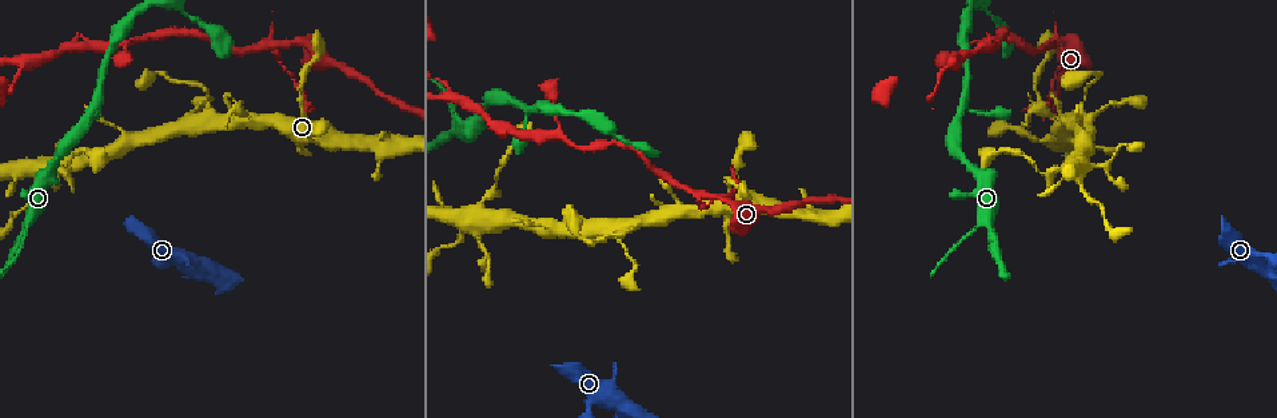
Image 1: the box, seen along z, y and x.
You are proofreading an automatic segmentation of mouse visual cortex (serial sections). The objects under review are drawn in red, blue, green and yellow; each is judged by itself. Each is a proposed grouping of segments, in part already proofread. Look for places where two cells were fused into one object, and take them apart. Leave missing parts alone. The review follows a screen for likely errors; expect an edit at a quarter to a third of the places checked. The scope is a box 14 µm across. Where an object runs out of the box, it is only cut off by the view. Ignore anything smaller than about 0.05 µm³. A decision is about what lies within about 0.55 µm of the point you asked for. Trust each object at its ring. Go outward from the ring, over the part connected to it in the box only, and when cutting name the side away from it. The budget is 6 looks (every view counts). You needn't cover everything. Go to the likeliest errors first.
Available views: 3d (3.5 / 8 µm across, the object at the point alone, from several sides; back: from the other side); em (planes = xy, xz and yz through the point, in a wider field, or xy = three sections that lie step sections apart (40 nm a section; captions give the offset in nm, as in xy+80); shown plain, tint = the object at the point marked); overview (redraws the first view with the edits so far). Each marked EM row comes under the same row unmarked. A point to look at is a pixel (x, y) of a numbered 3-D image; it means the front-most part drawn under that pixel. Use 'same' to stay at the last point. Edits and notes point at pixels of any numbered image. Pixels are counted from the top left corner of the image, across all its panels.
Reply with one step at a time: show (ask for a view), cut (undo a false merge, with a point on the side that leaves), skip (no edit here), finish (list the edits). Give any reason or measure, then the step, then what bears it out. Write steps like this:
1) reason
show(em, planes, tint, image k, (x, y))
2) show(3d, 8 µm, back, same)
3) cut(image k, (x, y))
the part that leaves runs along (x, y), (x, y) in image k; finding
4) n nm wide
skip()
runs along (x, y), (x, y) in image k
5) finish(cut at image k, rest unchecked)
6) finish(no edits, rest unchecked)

thick turns thin
show(3d, 3.5 µm, image 1, (278, 45))

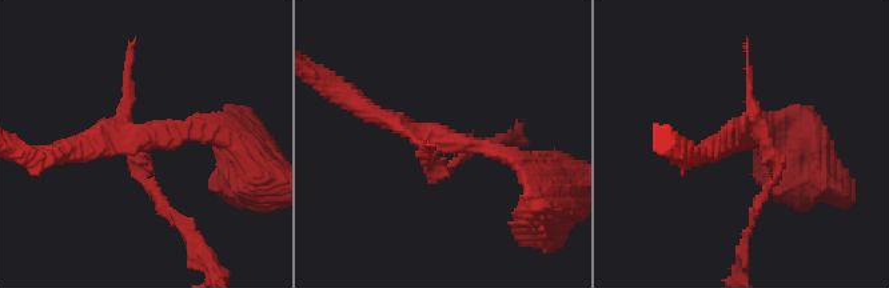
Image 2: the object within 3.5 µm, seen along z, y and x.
shape alone is not enough
show(em, planes, tint, image 2, (742, 134))

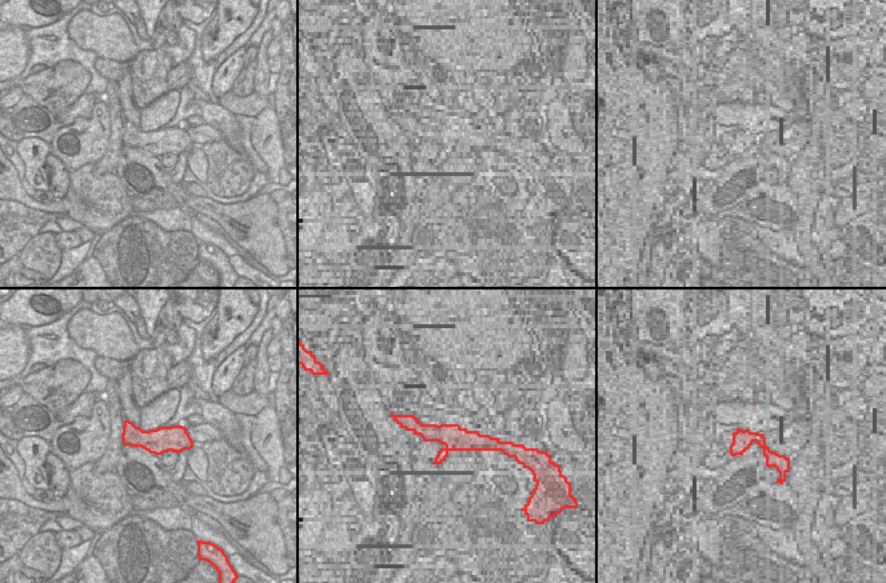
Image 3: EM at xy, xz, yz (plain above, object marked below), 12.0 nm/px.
cut it another way
show(em, xy, step 3, tint, same)

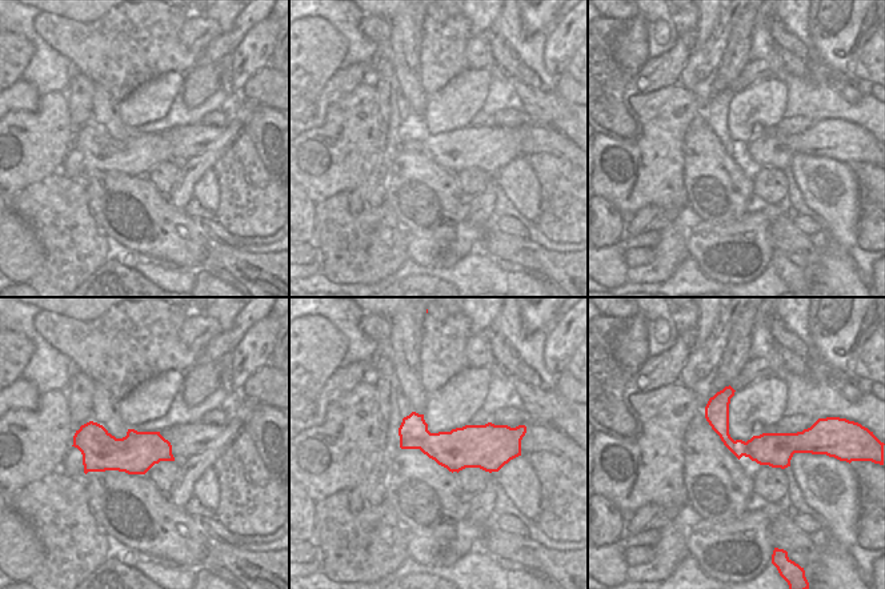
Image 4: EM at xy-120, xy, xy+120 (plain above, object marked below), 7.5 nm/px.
cut(image 2, (151, 184))
the part that leaves runs along (138, 154), (138, 178), (191, 239) in image 2; a second cell is stuck on

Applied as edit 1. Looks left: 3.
three-way junction
show(3d, 3.5 µm, image 1, (560, 136))

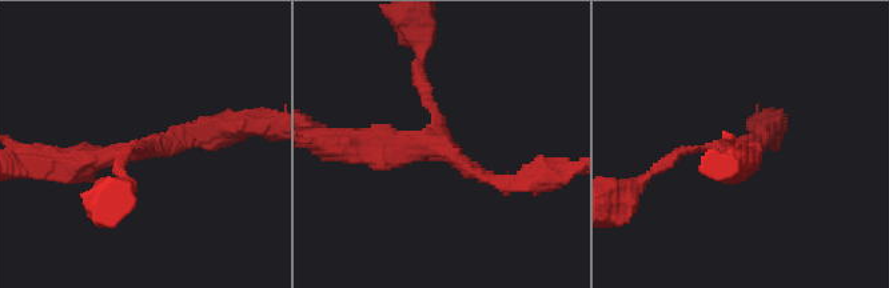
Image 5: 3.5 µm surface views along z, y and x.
3 arms; arms of 150, 150, 350 nm
show(em, planes, tint, image 5, (434, 143))

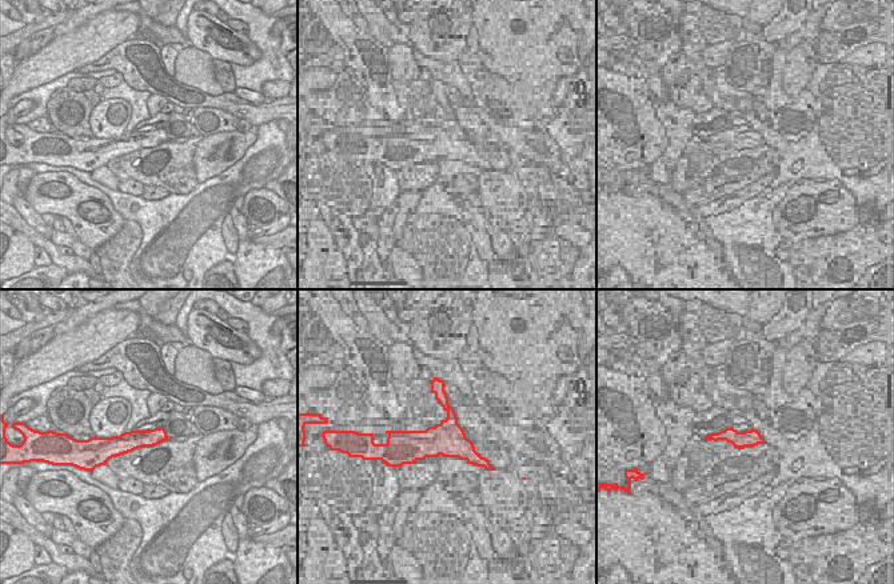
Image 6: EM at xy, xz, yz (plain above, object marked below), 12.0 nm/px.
skip()
runs along (163, 435), (126, 443), (106, 443) in image 6; continuous, no second cell

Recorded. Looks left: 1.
finish(cut at image 2, rest unchecked)

